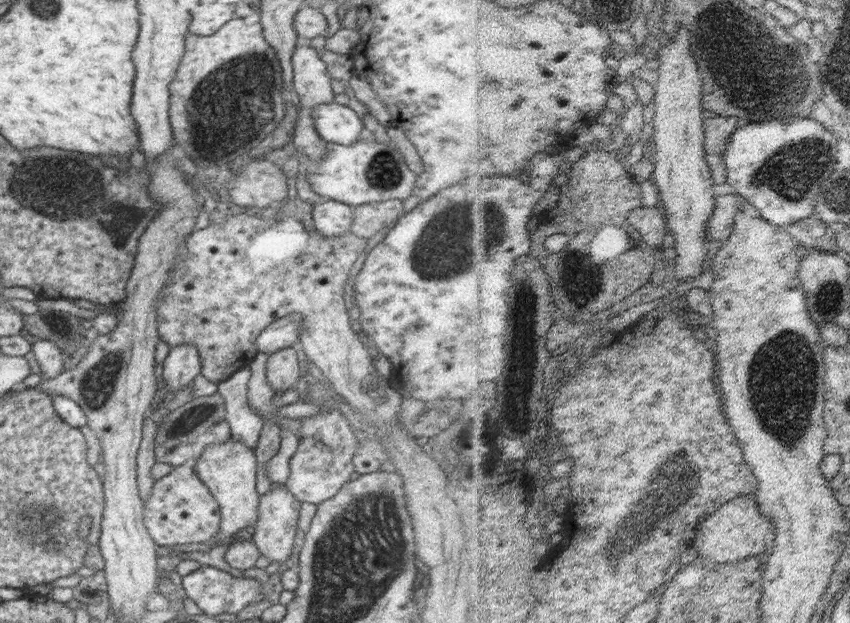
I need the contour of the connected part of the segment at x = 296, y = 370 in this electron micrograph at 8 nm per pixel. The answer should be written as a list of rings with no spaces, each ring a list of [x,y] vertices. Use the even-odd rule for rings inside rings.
[[[294,347],[272,352],[266,361],[266,380],[275,392],[284,392],[294,386],[303,374],[302,361]]]

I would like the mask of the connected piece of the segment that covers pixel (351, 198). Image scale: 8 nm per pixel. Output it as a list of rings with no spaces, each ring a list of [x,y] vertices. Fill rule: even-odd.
[[[360,139],[350,146],[328,143],[323,159],[308,169],[311,189],[323,199],[336,200],[347,205],[404,201],[408,198],[416,184],[417,174],[406,165],[404,155],[398,149],[384,142],[374,141]]]

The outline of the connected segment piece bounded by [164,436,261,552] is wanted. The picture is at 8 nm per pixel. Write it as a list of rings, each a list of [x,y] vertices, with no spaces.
[[[229,436],[224,442],[216,442],[205,448],[201,456],[194,461],[196,477],[209,489],[216,499],[221,510],[221,523],[219,533],[200,544],[176,544],[176,546],[164,546],[169,551],[178,551],[178,546],[184,546],[188,552],[209,552],[211,545],[221,538],[232,536],[246,526],[256,524],[258,520],[258,505],[261,495],[256,491],[256,455],[254,450],[245,445],[241,440]]]

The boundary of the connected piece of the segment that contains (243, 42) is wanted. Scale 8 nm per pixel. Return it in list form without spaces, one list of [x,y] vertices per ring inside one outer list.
[[[236,18],[229,20],[220,30],[216,31],[216,34],[210,36],[200,36],[194,33],[188,32],[185,38],[185,54],[184,60],[181,60],[180,68],[177,68],[175,79],[171,82],[169,90],[172,90],[171,103],[169,108],[170,124],[173,127],[173,138],[175,144],[182,146],[185,152],[190,152],[188,146],[192,144],[192,140],[188,140],[182,132],[182,130],[188,130],[190,128],[190,120],[188,120],[188,110],[186,110],[186,104],[190,102],[194,90],[198,88],[198,84],[208,76],[212,74],[214,70],[218,70],[220,66],[224,66],[226,62],[238,58],[238,56],[244,56],[244,54],[264,54],[270,46],[265,39],[264,31],[260,23],[246,24],[243,18]]]

